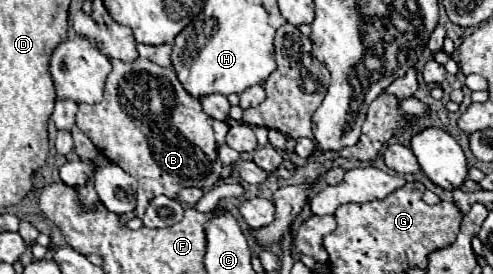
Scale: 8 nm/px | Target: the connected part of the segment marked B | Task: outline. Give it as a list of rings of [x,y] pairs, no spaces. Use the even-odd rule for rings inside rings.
[[[110,58],[110,64],[112,64],[112,72],[106,78],[102,102],[92,104],[92,106],[80,104],[78,114],[76,114],[76,126],[94,142],[94,146],[102,152],[102,156],[106,156],[110,162],[118,164],[124,172],[128,172],[130,176],[134,176],[138,180],[136,210],[130,214],[124,214],[122,222],[128,222],[134,216],[142,218],[148,208],[148,202],[154,196],[164,194],[168,198],[176,198],[178,192],[186,186],[212,188],[220,178],[222,164],[218,160],[218,144],[220,144],[220,140],[226,140],[228,126],[224,122],[216,122],[202,110],[200,102],[182,88],[182,84],[178,82],[172,68],[162,68],[146,58],[138,58],[134,62]],[[152,102],[162,102],[166,112],[168,112],[168,102],[176,102],[170,108],[172,112],[168,114],[170,116],[168,126],[160,126],[158,122],[152,122]]]

